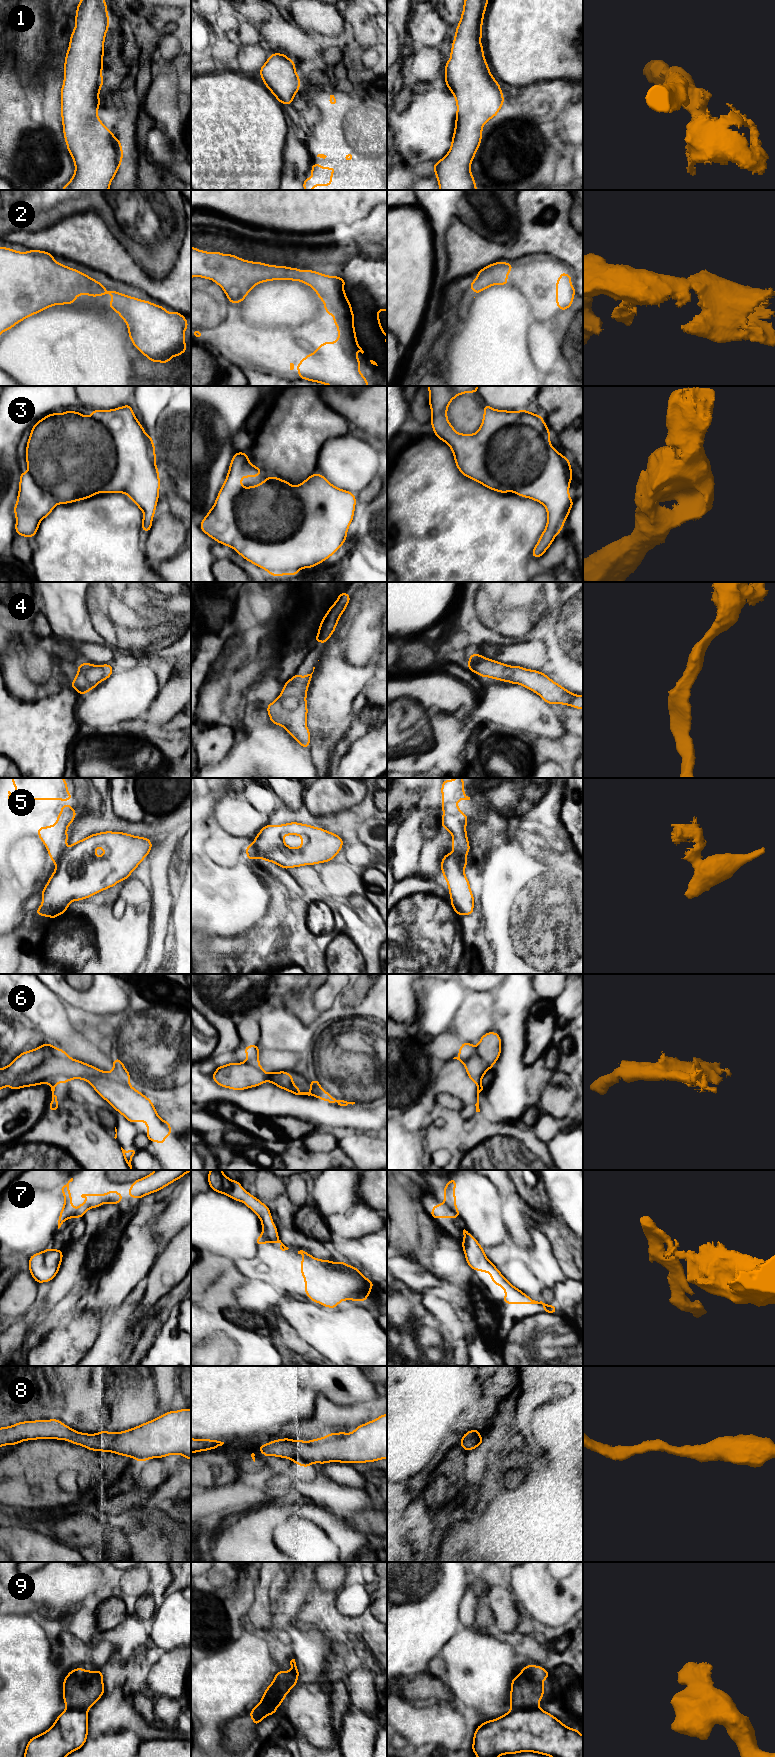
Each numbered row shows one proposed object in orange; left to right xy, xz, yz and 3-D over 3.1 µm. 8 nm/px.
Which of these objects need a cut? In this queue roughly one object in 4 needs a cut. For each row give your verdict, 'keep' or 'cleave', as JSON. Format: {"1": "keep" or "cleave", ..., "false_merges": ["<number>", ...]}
{"1": "keep", "2": "keep", "3": "keep", "4": "keep", "5": "cleave", "6": "cleave", "7": "cleave", "8": "keep", "9": "cleave", "false_merges": ["5", "6", "7", "9"]}

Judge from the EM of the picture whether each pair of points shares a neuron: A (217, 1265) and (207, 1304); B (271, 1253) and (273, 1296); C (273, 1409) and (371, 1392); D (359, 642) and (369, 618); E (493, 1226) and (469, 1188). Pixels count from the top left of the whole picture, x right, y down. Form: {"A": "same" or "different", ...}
{"A": "same", "B": "different", "C": "same", "D": "same", "E": "same"}

